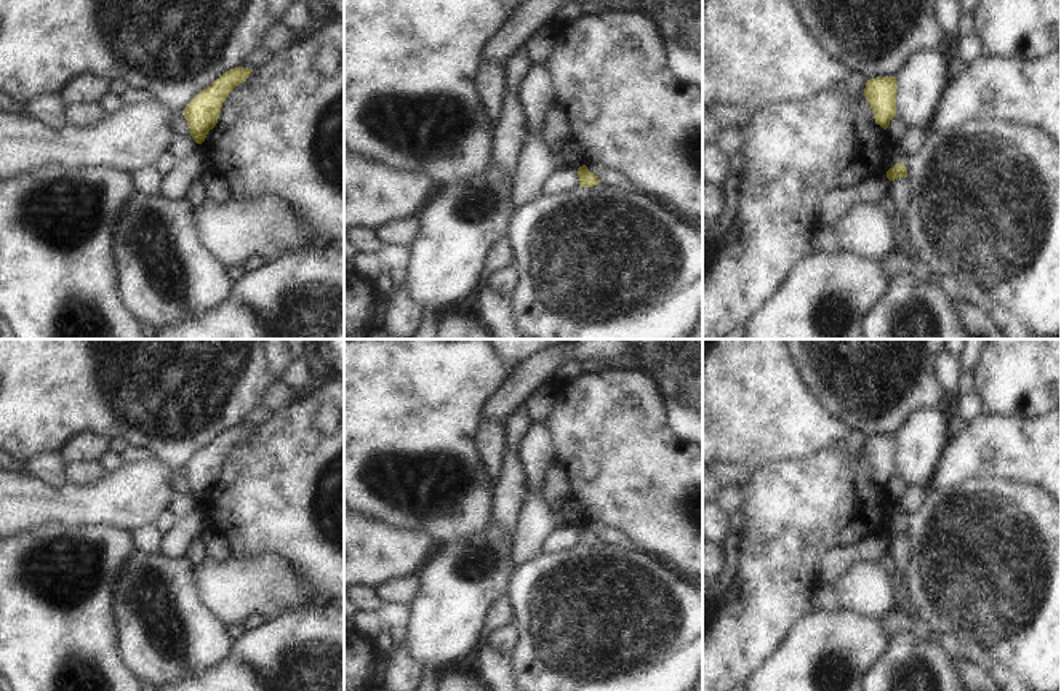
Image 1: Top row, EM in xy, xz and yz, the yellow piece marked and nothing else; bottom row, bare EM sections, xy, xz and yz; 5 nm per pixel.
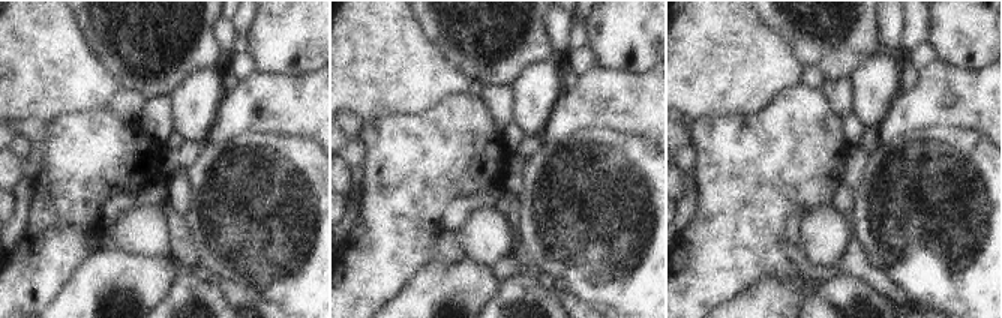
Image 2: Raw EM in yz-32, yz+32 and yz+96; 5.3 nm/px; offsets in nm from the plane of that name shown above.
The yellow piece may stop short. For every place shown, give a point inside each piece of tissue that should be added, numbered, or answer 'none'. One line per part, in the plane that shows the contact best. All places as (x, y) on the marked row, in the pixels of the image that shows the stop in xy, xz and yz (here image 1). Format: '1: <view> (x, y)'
none

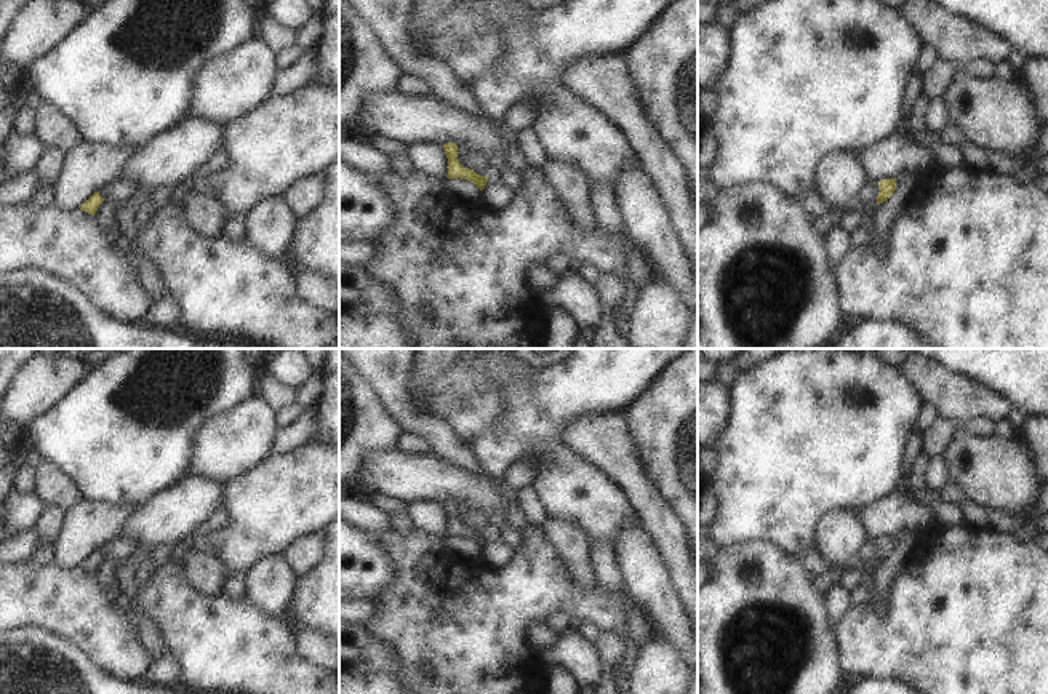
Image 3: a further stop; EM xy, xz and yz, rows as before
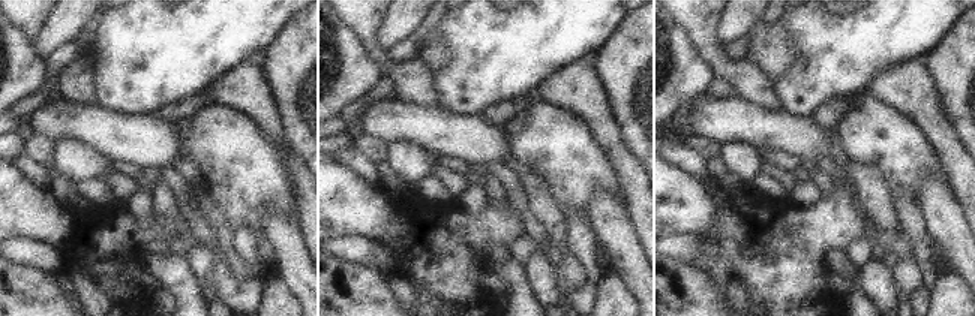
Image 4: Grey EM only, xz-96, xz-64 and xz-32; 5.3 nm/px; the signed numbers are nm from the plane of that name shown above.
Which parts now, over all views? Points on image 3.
none

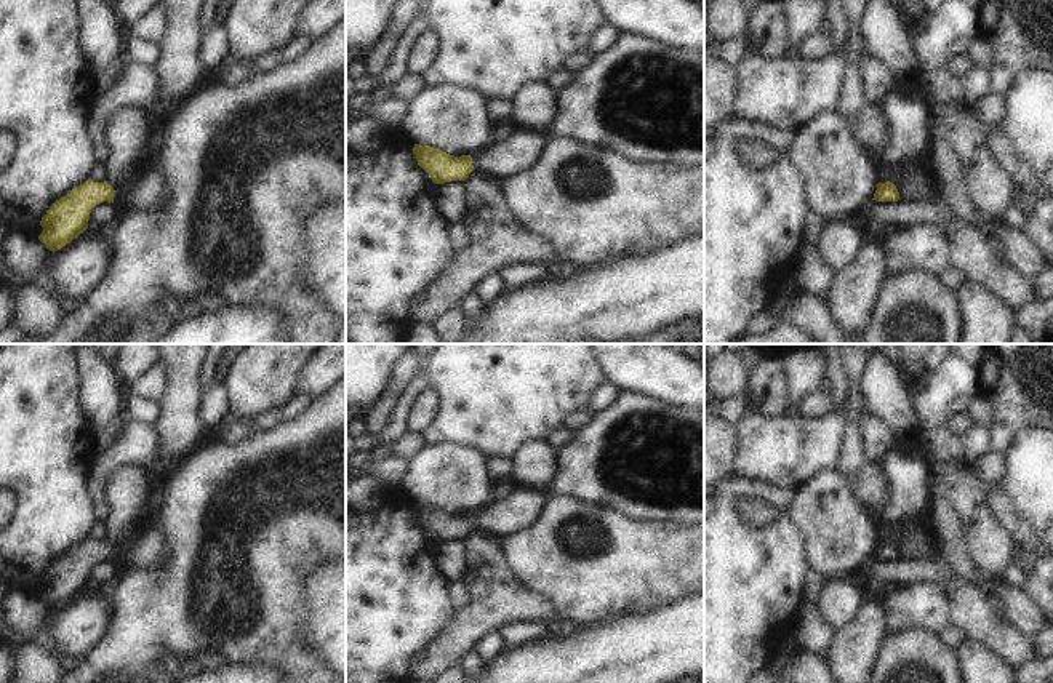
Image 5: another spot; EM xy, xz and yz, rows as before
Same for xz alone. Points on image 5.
1: xz (519, 151)

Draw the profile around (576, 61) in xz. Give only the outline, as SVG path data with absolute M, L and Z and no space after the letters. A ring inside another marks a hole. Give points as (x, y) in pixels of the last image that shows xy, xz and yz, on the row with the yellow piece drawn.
M584 50L584 51L578 51L570 54L565 62L563 67L568 69L570 72L578 72L581 70L592 58L595 56L594 51L591 50Z

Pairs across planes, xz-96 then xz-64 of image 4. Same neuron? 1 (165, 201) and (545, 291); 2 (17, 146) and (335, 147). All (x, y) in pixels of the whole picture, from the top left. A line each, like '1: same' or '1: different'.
1: same
2: same

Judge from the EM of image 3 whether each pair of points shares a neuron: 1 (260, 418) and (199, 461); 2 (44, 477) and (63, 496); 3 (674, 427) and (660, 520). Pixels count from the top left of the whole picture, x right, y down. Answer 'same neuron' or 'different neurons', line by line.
1: same neuron
2: same neuron
3: different neurons

